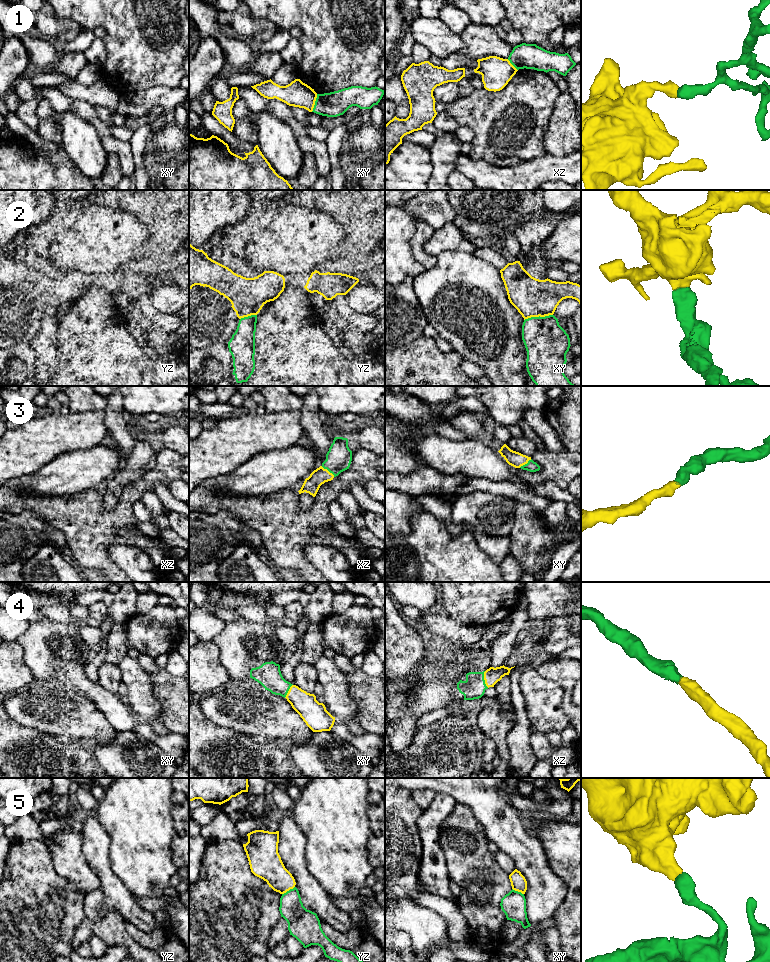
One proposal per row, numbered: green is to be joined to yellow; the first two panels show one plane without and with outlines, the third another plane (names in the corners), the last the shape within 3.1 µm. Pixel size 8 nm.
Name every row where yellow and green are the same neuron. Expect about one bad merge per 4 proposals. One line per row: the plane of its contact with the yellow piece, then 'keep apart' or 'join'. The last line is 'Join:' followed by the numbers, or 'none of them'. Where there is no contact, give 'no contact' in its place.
1: contact in xy; keep apart
2: contact in xy; join
3: contact in xz; join
4: contact in xz; join
5: contact in yz; keep apart
Join: 2, 3, 4

